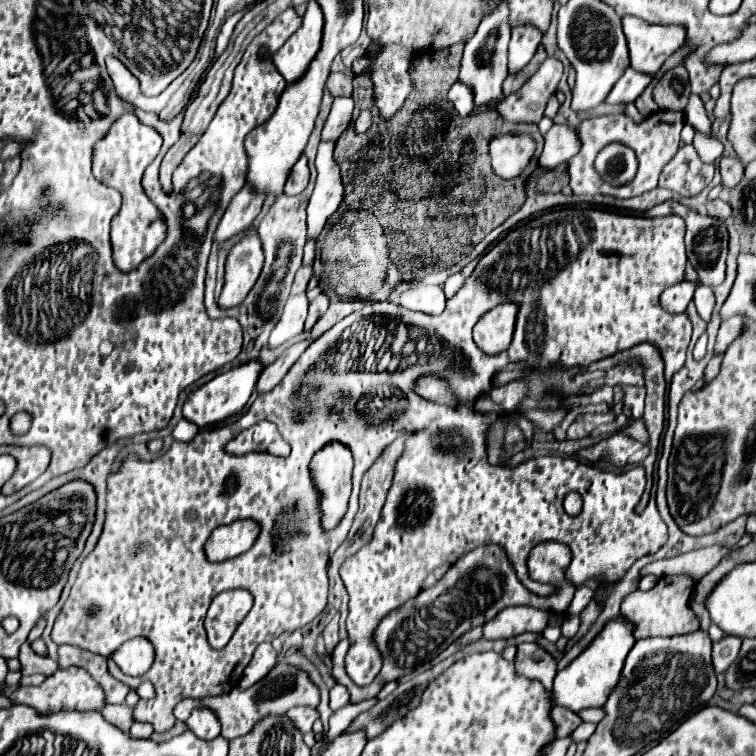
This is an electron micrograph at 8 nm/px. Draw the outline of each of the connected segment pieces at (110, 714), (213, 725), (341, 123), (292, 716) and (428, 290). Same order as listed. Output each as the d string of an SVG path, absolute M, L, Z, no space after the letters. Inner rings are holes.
M121 704L121 706L105 706L105 708L101 710L101 714L103 714L103 718L105 718L107 722L111 722L113 726L117 726L117 728L123 730L123 732L129 732L131 724L135 722L135 720L133 720L133 708L125 706L125 704Z
M197 706L187 720L187 726L191 732L195 732L203 740L211 740L211 738L217 738L221 734L219 718L207 706Z
M335 98L331 112L327 116L327 122L323 126L323 132L321 132L321 140L323 142L337 142L339 136L351 124L351 112L353 112L351 98Z
M297 706L297 708L291 708L291 710L287 712L287 718L289 718L303 734L307 734L307 732L311 732L311 726L313 726L315 718L319 718L319 712L313 710L313 708L307 708L307 706Z
M417 286L417 288L403 292L399 298L399 304L413 312L437 316L445 310L447 298L441 286Z

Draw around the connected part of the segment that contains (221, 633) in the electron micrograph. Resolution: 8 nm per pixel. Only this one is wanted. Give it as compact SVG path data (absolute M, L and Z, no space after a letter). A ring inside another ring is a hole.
M227 590L215 596L205 620L209 644L213 648L223 648L251 606L253 596L247 590Z

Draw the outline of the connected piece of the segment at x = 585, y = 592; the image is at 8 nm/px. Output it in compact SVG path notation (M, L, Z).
M581 586L581 588L577 588L577 592L575 592L575 596L573 596L573 600L571 600L569 608L567 608L567 616L579 614L579 612L581 612L581 610L583 610L583 608L589 604L591 596L593 596L593 592L591 592L587 586Z

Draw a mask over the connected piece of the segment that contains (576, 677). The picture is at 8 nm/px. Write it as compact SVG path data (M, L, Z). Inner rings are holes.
M621 614L617 618L611 618L605 628L593 638L593 642L567 668L557 672L553 684L555 704L565 706L573 712L579 712L581 708L601 708L617 686L625 658L637 642L637 638L633 636L633 628L635 624Z

